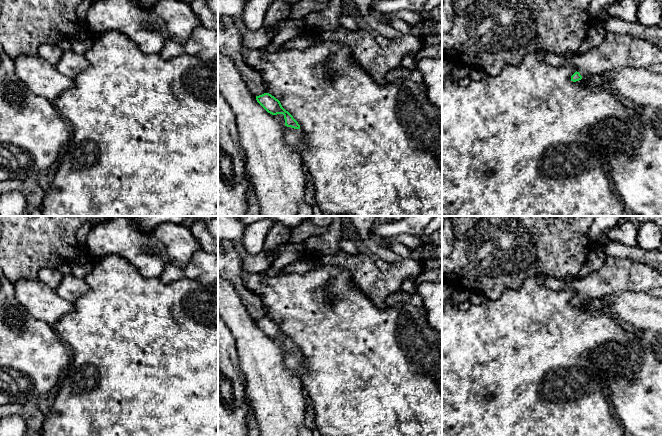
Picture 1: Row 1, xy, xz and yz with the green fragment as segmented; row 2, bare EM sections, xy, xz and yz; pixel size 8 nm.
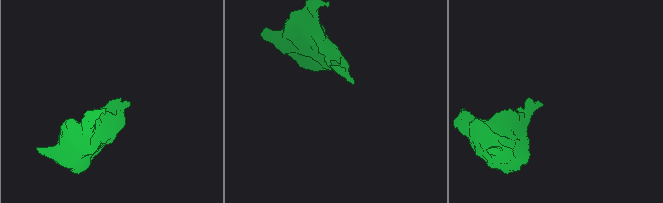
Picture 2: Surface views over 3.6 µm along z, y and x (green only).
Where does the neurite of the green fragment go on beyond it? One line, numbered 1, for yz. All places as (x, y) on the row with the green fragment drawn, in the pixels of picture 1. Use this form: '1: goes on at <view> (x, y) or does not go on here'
1: goes on at yz (618, 50)

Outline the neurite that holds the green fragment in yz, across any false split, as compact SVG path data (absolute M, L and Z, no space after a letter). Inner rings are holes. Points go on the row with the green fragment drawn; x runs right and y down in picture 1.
M607 32L602 44L570 60L576 69L571 81L615 68L649 68L658 63L662 63L662 50L658 46L630 35Z

